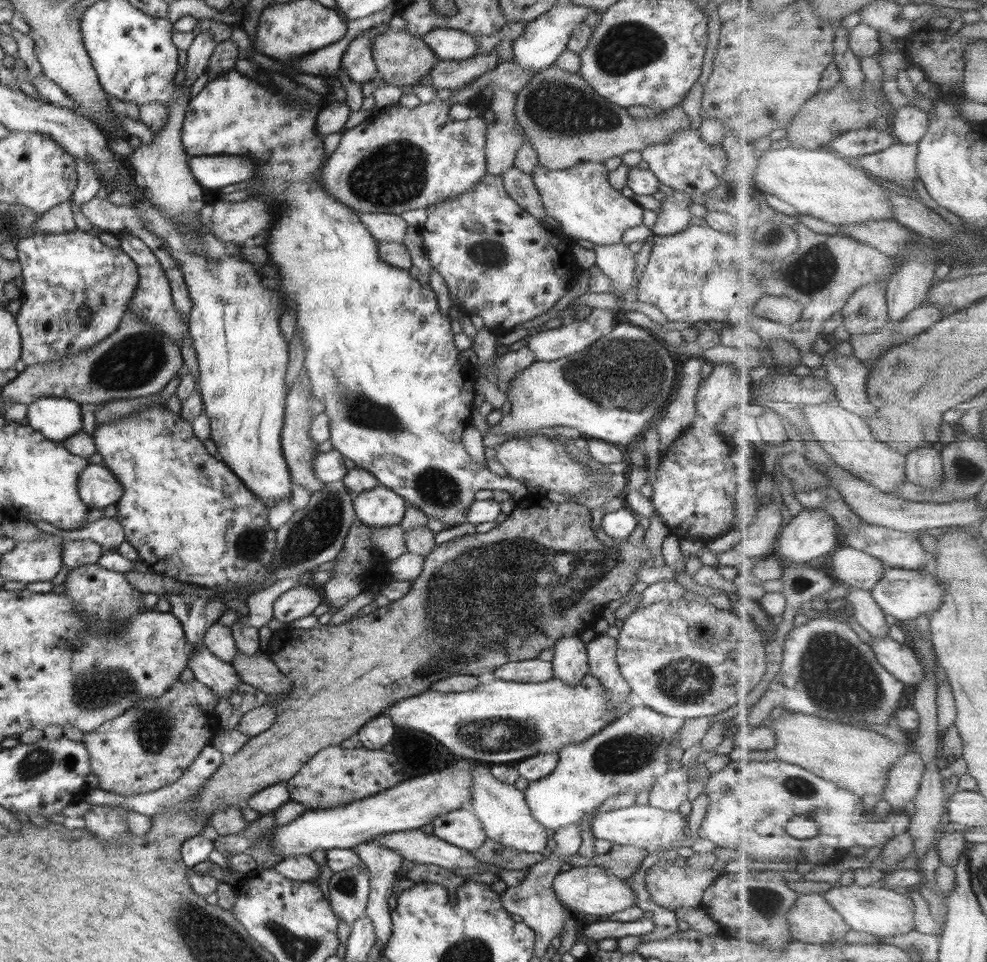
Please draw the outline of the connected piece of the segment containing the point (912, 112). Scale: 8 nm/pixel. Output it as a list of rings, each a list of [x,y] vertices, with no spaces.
[[[907,105],[895,114],[894,133],[901,143],[919,144],[928,135],[930,113],[918,106]]]

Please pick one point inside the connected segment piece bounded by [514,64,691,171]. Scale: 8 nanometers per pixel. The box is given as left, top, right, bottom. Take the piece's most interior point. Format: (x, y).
(568, 123)

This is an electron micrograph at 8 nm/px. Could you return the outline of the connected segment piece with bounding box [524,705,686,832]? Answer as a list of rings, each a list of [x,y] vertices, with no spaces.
[[[641,705],[622,712],[601,732],[580,743],[563,746],[553,771],[541,780],[529,781],[525,799],[532,816],[547,829],[556,832],[569,824],[580,822],[584,814],[598,808],[607,798],[617,794],[641,795],[642,791],[656,784],[659,776],[668,772],[669,746],[680,746],[680,729],[686,718],[669,717],[653,708]]]

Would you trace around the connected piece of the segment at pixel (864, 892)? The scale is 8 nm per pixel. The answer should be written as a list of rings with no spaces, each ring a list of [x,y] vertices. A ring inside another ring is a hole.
[[[852,883],[850,886],[835,885],[823,894],[844,915],[854,930],[869,933],[876,939],[908,934],[916,930],[917,902],[910,895],[905,895],[896,889],[880,887],[876,884],[860,886]]]

